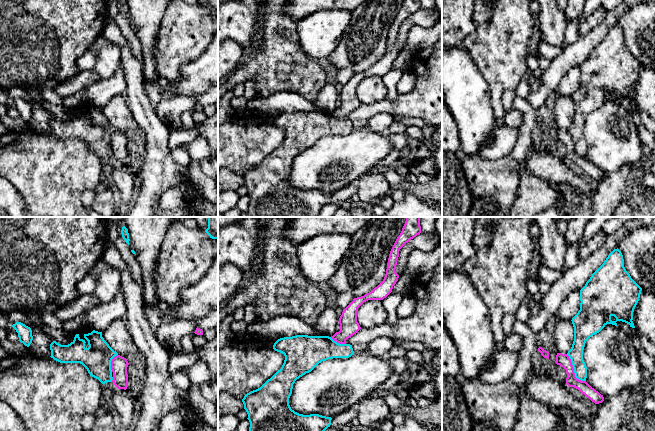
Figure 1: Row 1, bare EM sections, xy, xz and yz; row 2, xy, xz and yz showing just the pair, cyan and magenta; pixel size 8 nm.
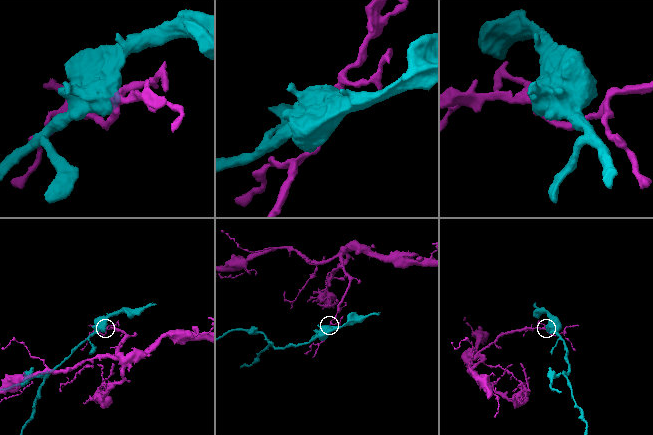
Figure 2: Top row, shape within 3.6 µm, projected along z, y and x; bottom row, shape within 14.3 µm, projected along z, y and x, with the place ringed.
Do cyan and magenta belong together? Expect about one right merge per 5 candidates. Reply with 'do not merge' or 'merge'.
do not merge

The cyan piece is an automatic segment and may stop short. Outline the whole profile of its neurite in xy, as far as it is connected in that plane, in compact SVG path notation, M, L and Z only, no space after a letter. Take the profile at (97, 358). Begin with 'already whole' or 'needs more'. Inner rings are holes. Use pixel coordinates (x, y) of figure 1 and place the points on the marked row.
needs more; M90 328L80 330L68 345L56 341L50 344L51 358L60 363L80 363L102 384L112 382L111 361L118 355L102 337L102 332Z

